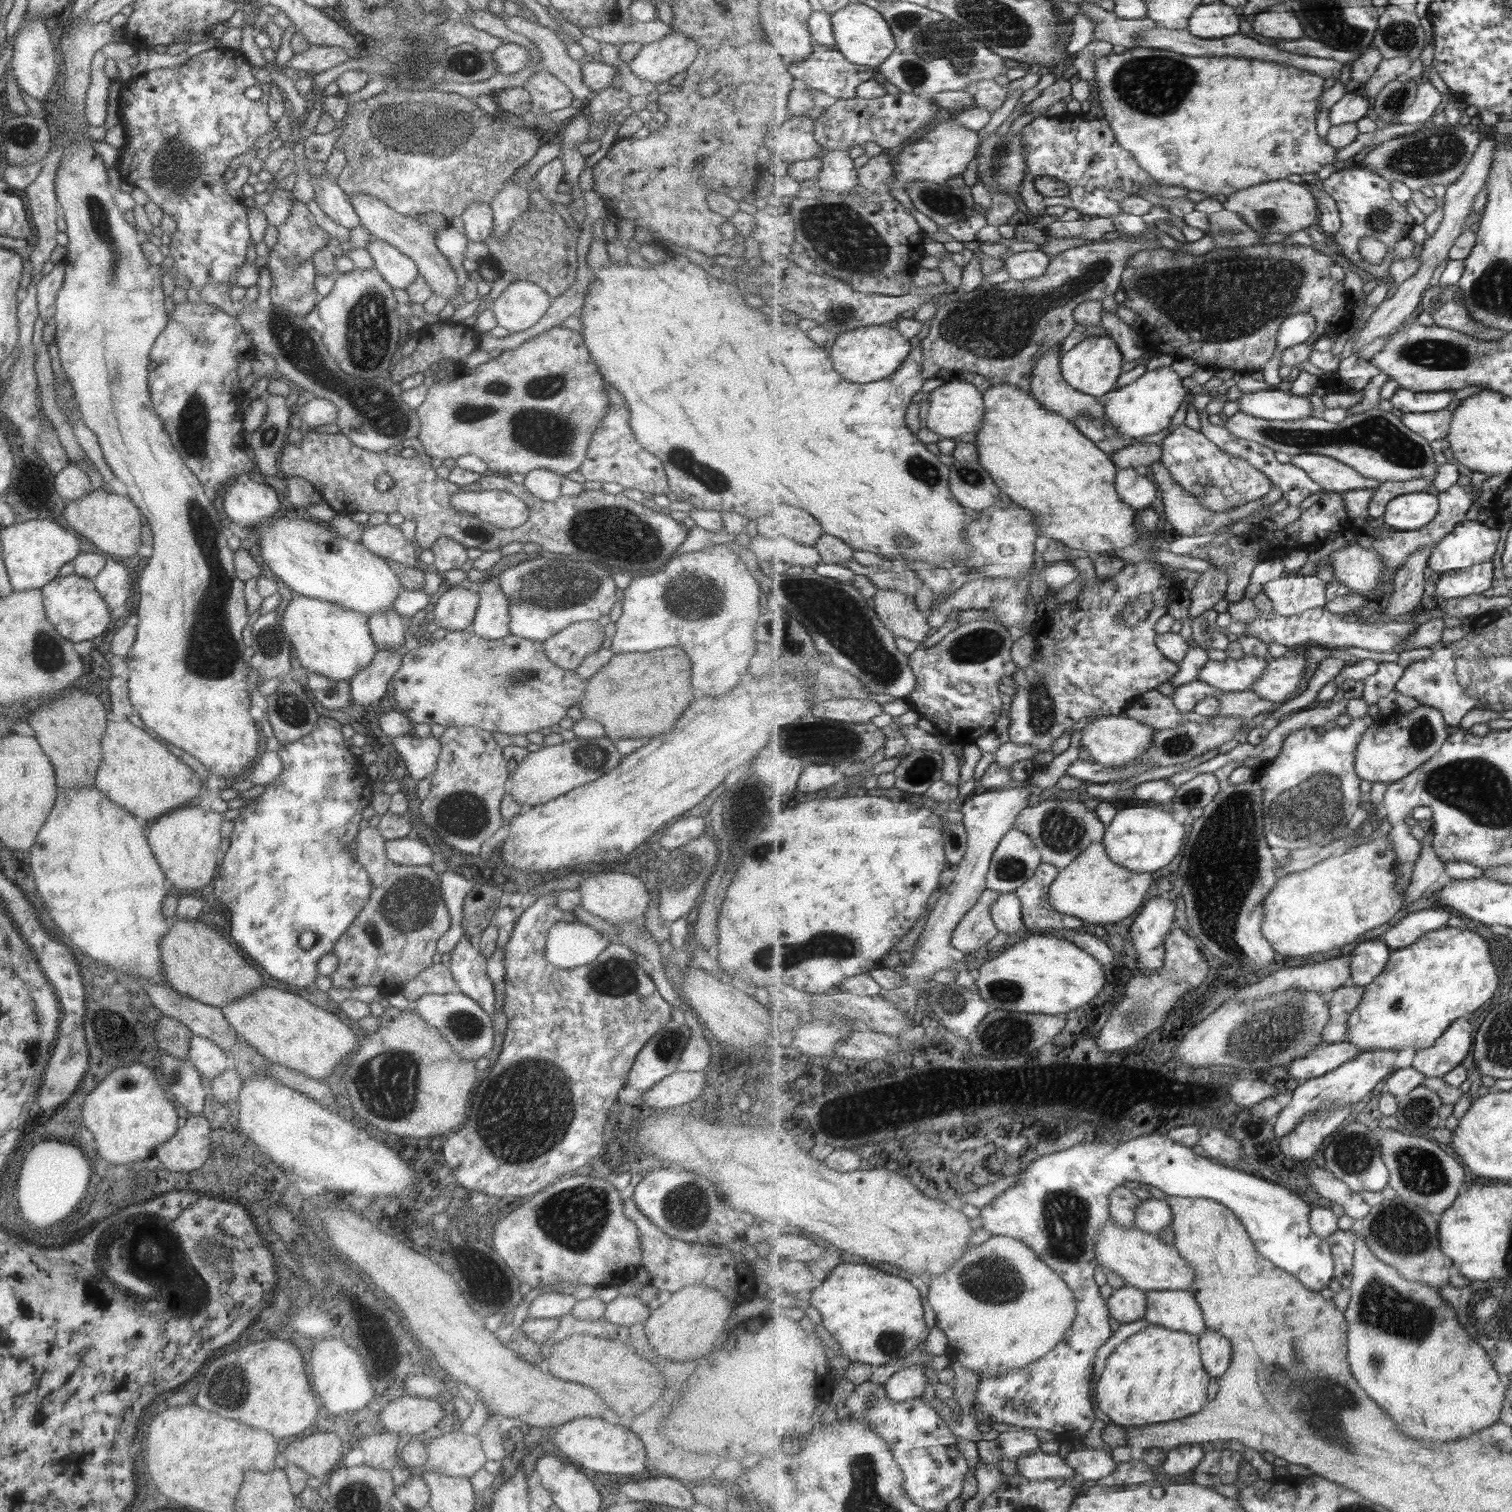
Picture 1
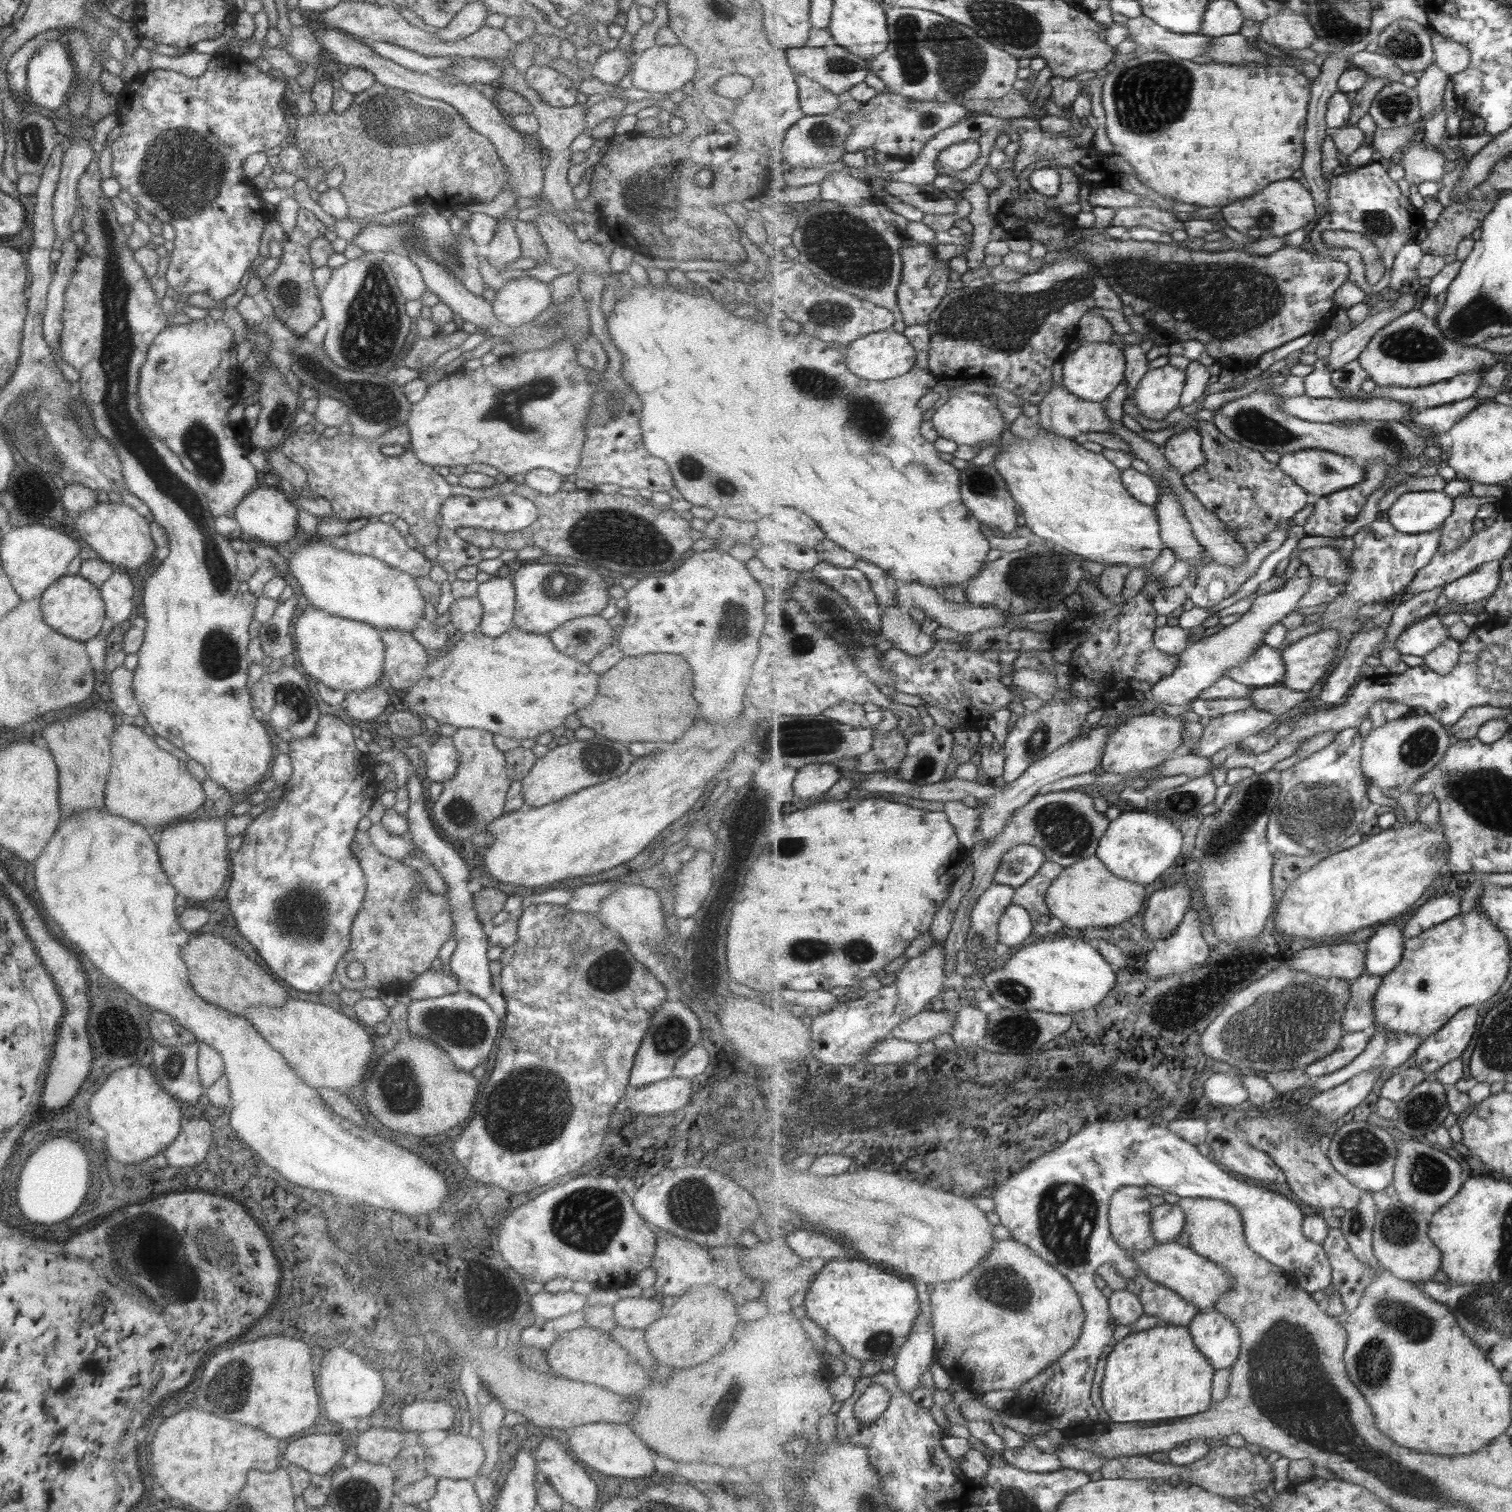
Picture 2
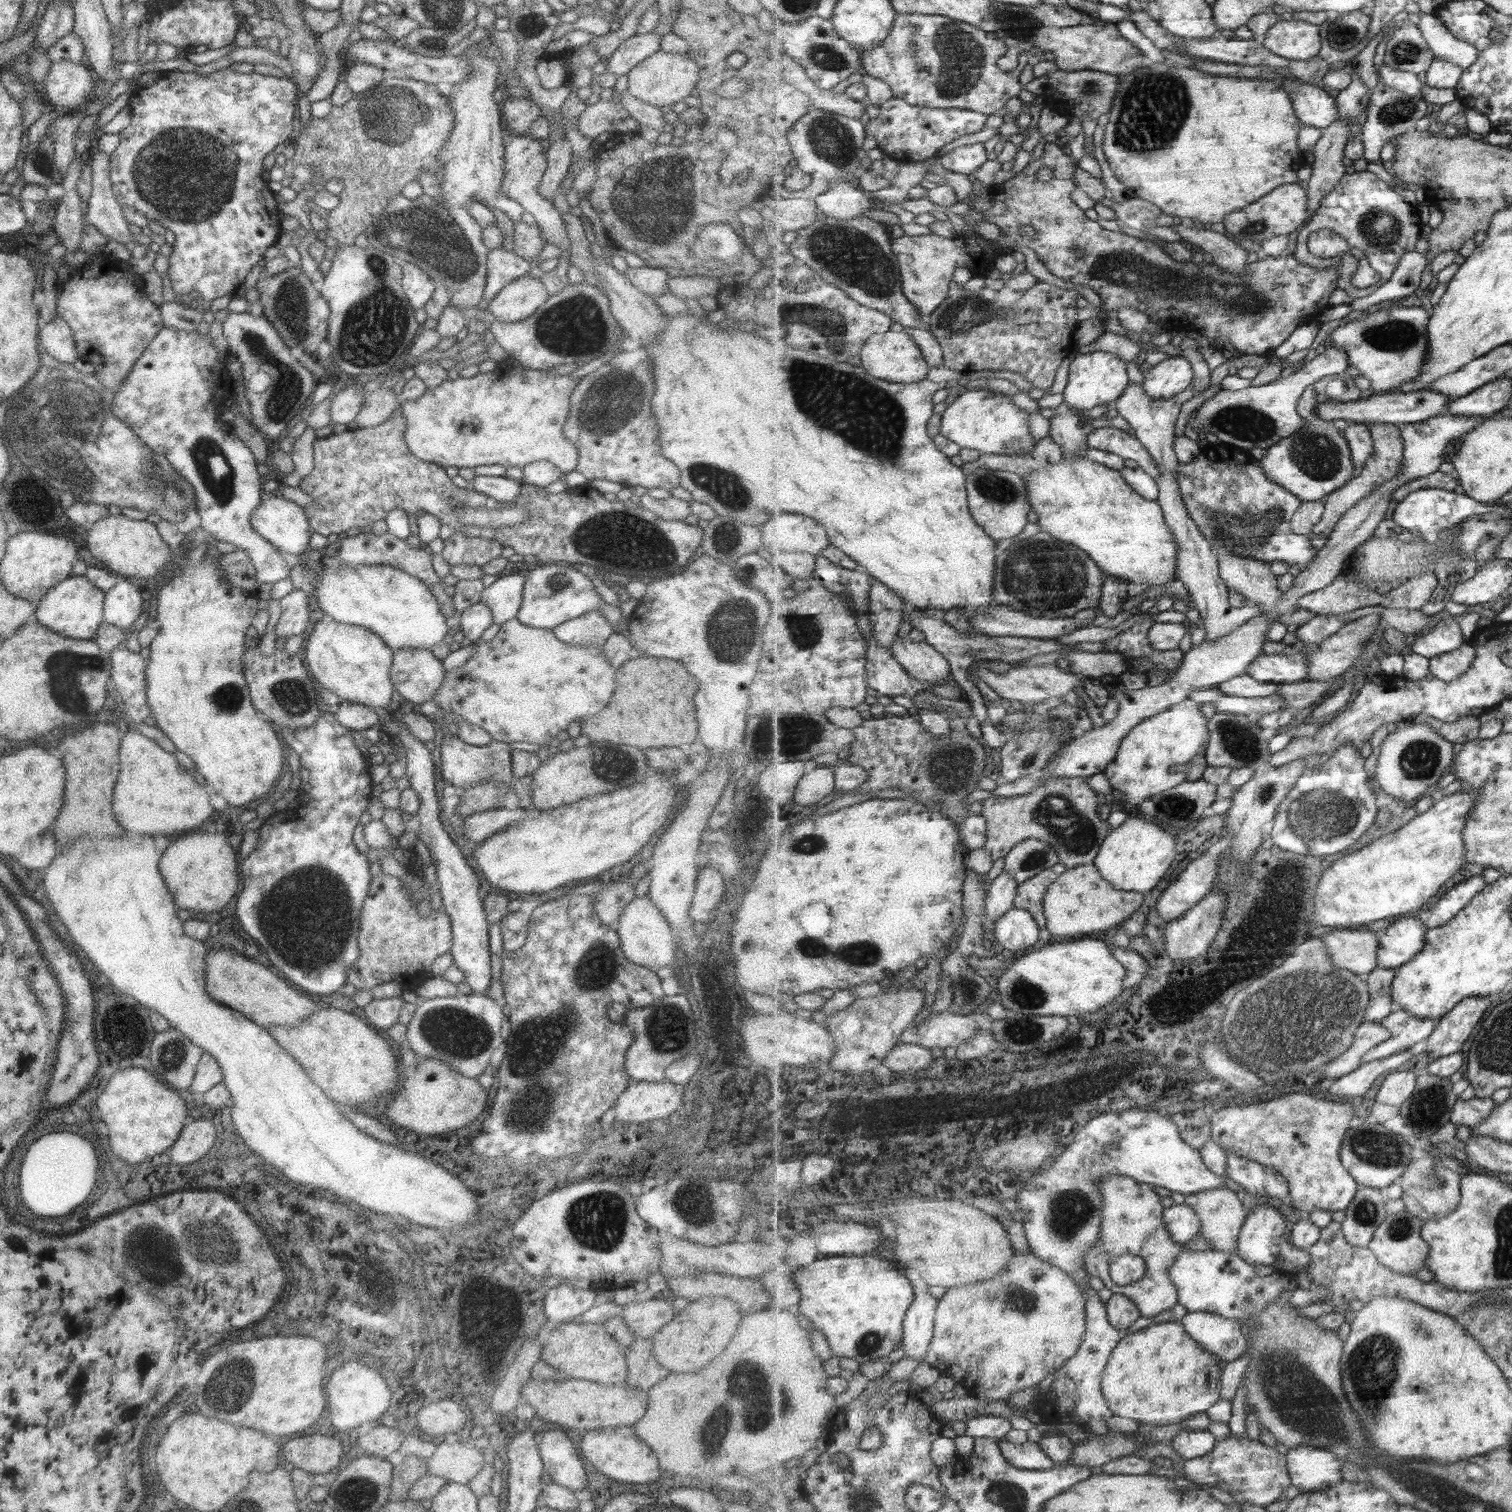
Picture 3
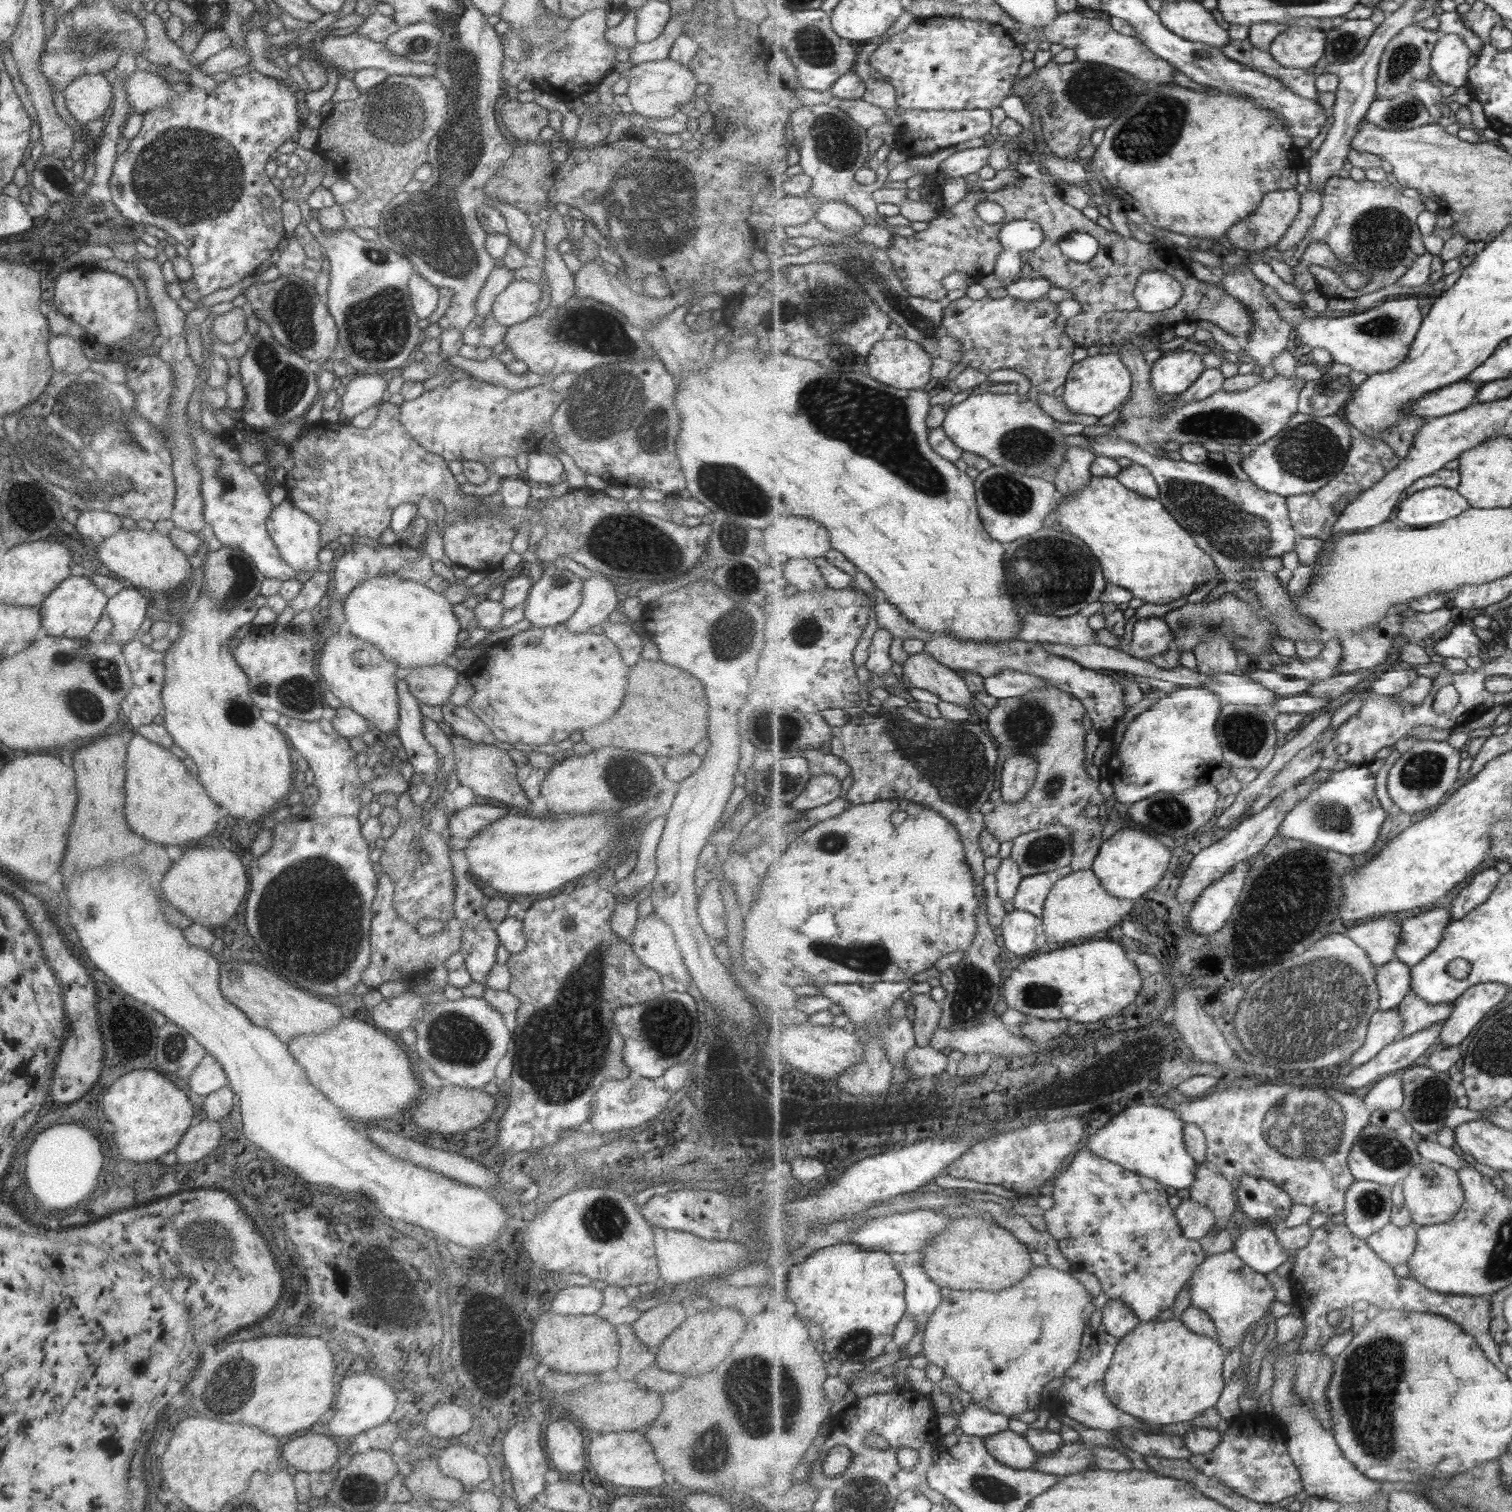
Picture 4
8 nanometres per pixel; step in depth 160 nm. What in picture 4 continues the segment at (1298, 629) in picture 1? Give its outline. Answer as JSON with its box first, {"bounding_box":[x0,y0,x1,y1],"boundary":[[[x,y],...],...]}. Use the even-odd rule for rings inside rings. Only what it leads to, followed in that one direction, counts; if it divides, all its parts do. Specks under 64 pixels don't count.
{"bounding_box":[1435,623,1487,658],"boundary":[[[1465,623],[1453,626],[1435,639],[1436,654],[1445,658],[1469,658],[1469,656],[1482,658],[1481,652],[1487,647],[1487,644],[1475,634],[1473,626]]]}

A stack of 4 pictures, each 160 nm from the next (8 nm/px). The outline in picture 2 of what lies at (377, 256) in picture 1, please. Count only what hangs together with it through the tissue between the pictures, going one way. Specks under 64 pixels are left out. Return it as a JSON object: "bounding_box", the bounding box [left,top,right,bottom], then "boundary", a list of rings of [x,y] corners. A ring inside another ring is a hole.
{"bounding_box":[382,252,426,301],"boundary":[[[384,252],[382,260],[392,270],[395,284],[405,301],[418,299],[426,291],[419,269],[409,257]]]}

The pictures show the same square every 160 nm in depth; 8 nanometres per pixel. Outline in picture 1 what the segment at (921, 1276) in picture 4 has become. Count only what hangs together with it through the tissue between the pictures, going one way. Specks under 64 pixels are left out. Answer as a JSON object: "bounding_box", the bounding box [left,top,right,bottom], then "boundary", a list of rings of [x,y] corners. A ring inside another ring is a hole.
{"bounding_box":[884,1364,927,1402],"boundary":[[[921,1364],[907,1365],[907,1368],[901,1368],[884,1384],[887,1396],[893,1402],[905,1402],[921,1397],[921,1394],[925,1392],[925,1386],[927,1386],[925,1371],[925,1366]]]}

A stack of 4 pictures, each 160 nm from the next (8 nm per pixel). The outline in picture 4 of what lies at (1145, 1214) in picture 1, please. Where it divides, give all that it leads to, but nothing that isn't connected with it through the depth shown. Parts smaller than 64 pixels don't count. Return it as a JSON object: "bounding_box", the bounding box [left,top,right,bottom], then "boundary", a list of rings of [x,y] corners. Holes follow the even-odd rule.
{"bounding_box":[1176,1198,1220,1240],"boundary":[[[1191,1198],[1181,1201],[1176,1215],[1186,1237],[1201,1240],[1220,1224],[1214,1210]]]}

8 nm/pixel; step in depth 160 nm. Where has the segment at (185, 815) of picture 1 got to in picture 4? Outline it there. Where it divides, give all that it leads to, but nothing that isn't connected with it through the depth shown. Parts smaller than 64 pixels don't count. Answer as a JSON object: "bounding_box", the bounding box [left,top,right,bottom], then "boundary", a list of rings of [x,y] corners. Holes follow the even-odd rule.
{"bounding_box":[161,846,247,928],"boundary":[[[207,846],[187,850],[179,862],[169,868],[161,880],[162,897],[192,923],[205,928],[223,926],[247,892],[247,874],[239,856],[223,846]]]}

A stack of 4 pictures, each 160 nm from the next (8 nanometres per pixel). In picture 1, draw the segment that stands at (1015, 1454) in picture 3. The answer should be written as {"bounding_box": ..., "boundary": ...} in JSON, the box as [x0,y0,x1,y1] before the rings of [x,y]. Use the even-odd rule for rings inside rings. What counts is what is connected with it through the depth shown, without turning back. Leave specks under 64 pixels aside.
{"bounding_box":[1017,1449,1078,1480],"boundary":[[[1041,1449],[1017,1458],[1017,1472],[1029,1480],[1067,1480],[1078,1472],[1071,1468],[1064,1457],[1047,1454]]]}

